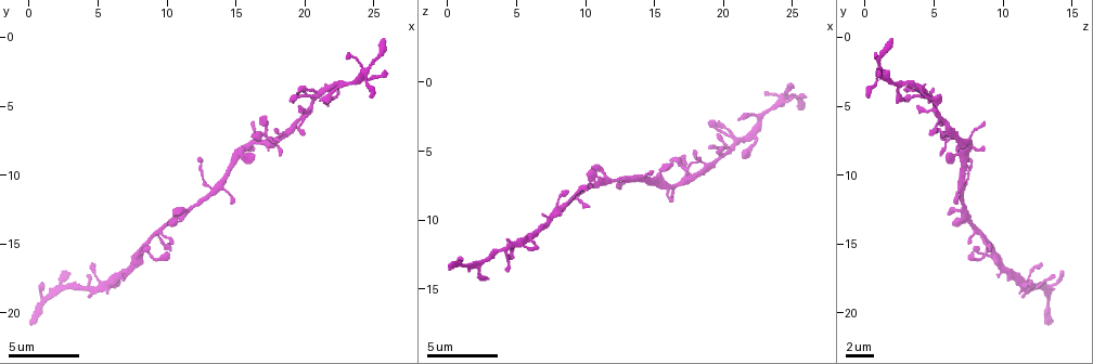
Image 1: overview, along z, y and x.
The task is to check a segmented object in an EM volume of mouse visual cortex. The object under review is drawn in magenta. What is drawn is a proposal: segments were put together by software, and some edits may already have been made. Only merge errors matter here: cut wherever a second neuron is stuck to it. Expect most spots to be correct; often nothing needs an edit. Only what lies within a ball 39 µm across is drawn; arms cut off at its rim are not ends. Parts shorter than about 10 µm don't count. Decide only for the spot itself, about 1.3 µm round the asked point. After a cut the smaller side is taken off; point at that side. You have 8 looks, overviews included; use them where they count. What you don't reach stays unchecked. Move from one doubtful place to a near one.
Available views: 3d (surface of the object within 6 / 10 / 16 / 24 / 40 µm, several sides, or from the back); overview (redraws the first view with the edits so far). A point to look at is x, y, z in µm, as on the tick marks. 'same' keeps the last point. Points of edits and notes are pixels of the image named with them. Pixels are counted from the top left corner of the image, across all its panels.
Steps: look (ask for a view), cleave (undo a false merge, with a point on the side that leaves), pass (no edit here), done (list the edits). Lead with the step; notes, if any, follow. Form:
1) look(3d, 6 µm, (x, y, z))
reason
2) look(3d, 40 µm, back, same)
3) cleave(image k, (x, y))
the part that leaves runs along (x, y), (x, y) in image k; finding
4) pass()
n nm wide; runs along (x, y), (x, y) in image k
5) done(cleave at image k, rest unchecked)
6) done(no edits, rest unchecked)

look(3d, 16 µm, (8.4, 15.2, 8.8))
four arms meet

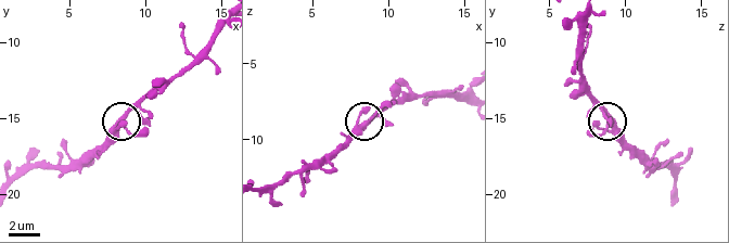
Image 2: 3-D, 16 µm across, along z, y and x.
pass()
280 nm wide; runs along (199, 53), (100, 143) in image 2; all the same neuron

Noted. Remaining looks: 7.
look(3d, 10 µm, (13.8, 11.2, 7.0))
four-way junction

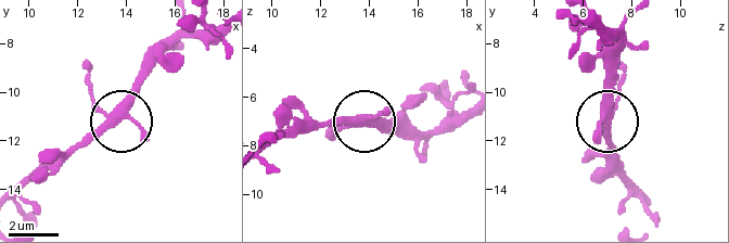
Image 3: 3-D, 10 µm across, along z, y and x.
pass()
4 arms; runs along (608, 110), (608, 115), (608, 72) in image 3; one neuron here

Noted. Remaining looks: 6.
look(3d, 16 µm, (16.4, 7.6, 7.4))
narrows sharply

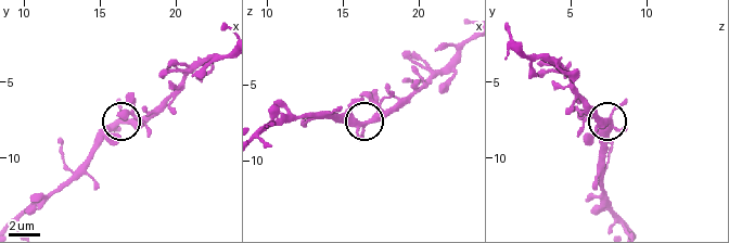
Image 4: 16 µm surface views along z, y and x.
pass()
runs along (79, 166), (120, 122), (154, 116) in image 4; all the same neuron

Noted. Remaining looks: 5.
look(3d, 10 µm, (20.8, 4.4, 4.6))
sudden change in width

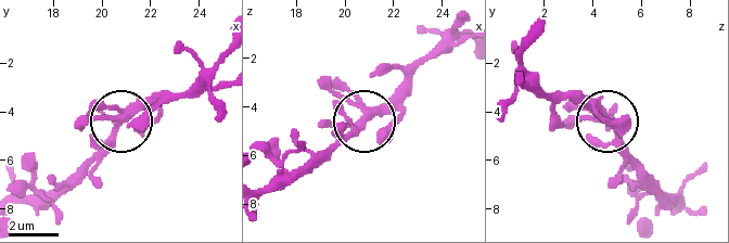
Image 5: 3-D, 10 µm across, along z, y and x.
look(3d, 6 µm, (20.8, 4.3, 4.5))
closer look

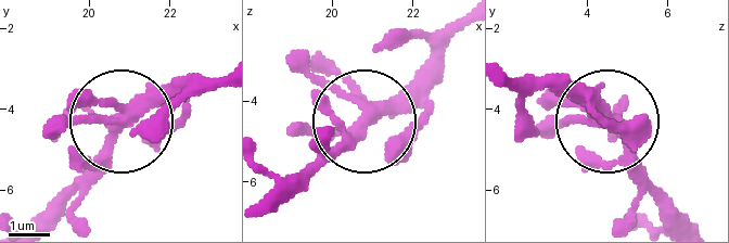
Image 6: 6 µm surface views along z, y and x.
pass()
290 nm wide; runs along (268, 210), (431, 62) in image 6; one neuron here

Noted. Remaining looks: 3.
done(no edits, rest unchecked)

